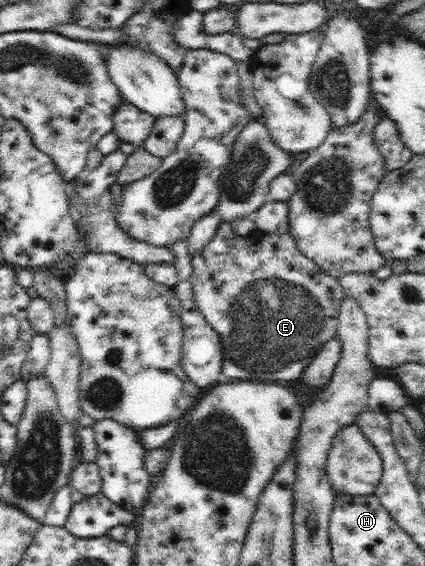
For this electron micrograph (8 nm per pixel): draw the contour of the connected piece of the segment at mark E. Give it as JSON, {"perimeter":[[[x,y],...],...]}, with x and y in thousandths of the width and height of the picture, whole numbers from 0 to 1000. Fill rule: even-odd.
{"perimeter":[[[527,390],[515,398],[506,419],[478,435],[478,440],[459,451],[449,451],[452,484],[447,489],[454,523],[468,551],[482,565],[511,585],[525,610],[522,670],[591,671],[600,675],[685,675],[711,664],[711,657],[727,647],[732,636],[755,620],[755,613],[774,604],[793,590],[798,558],[812,518],[800,505],[800,495],[765,482],[758,473],[736,459],[715,452],[699,436],[694,422],[685,413],[654,417],[652,413],[628,415],[605,405],[581,419],[562,419],[548,412],[544,396]]]}

